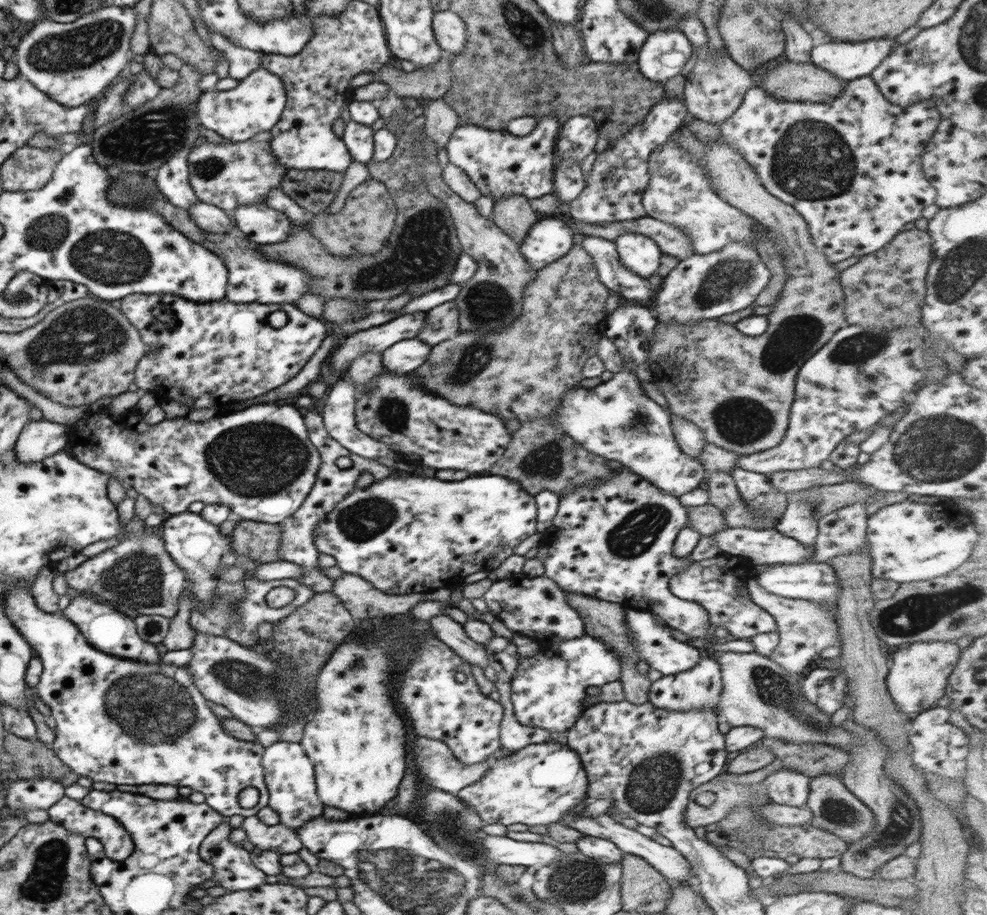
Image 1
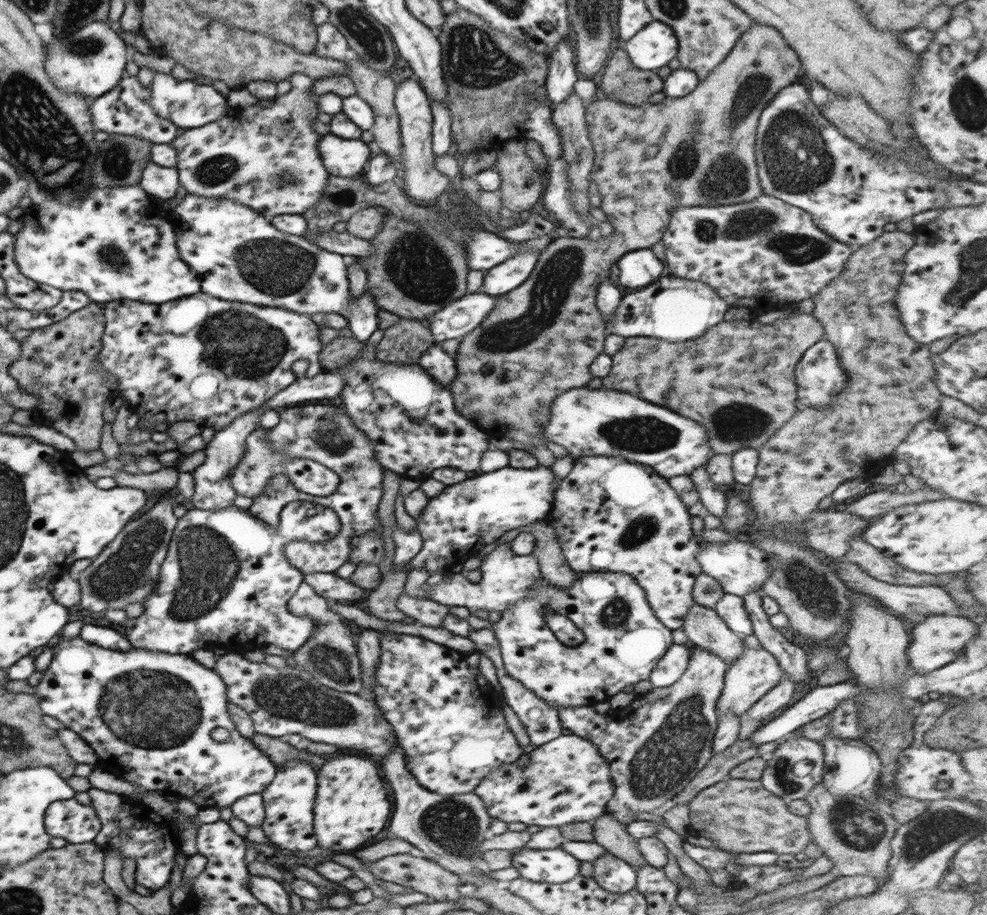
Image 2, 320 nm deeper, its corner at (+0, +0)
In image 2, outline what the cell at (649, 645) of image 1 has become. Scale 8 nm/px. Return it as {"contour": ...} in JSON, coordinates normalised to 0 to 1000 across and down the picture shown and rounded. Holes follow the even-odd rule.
{"contour":[[[586,624],[583,637],[574,644],[559,640],[547,631],[536,650],[514,664],[508,675],[497,682],[503,704],[507,707],[513,734],[539,753],[557,774],[601,773],[604,768],[618,766],[634,750],[658,743],[659,736],[676,708],[681,706],[681,689],[663,673],[653,645],[641,628],[631,625]],[[563,669],[574,673],[591,692],[593,701],[586,706],[573,706],[554,683],[552,671]]]}

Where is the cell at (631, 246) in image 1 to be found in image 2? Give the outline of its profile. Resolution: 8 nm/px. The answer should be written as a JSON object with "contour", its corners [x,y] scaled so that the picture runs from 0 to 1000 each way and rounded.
{"contour":[[[659,271],[632,277],[625,289],[628,294],[627,308],[634,315],[651,316],[677,299],[674,287]]]}

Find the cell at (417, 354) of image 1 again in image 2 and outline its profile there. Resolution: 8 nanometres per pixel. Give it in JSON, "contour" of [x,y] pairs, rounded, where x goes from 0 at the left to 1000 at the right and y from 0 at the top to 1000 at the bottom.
{"contour":[[[441,375],[422,396],[434,409],[452,424],[456,423],[457,417],[463,412],[463,402],[460,390],[450,385],[446,376]]]}

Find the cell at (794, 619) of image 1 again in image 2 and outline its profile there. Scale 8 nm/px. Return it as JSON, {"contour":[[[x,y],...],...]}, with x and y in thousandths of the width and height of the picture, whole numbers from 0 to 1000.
{"contour":[[[758,707],[737,729],[732,761],[727,763],[726,781],[729,784],[733,780],[743,780],[744,783],[756,780],[772,761],[778,758],[792,742],[801,743],[801,739],[790,730],[786,718],[782,717],[777,710]]]}

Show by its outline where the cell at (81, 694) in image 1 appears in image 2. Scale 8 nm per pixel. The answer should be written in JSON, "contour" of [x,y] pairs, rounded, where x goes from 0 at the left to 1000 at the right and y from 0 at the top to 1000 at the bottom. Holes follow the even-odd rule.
{"contour":[[[80,695],[77,697],[57,698],[57,705],[54,707],[55,717],[53,718],[51,728],[46,732],[44,742],[39,746],[35,762],[41,767],[41,774],[45,780],[58,785],[65,791],[66,796],[75,798],[81,807],[95,820],[99,825],[99,833],[95,839],[117,846],[134,857],[141,857],[144,861],[157,863],[170,863],[170,866],[178,866],[184,868],[184,871],[195,874],[201,881],[207,883],[220,883],[222,886],[229,881],[231,883],[238,874],[252,868],[264,867],[279,849],[282,843],[275,828],[254,810],[247,807],[238,795],[237,788],[234,786],[230,769],[229,749],[225,740],[215,730],[209,730],[205,725],[199,723],[190,715],[170,715],[169,713],[154,713],[147,708],[134,708],[128,713],[120,710],[109,710],[91,704],[83,699]],[[217,796],[229,796],[233,800],[233,805],[227,811],[221,811],[215,807],[213,800]]]}

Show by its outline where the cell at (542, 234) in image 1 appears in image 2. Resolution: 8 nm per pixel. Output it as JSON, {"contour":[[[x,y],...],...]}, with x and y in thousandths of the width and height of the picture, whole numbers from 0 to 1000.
{"contour":[[[528,275],[498,292],[489,304],[490,319],[504,326],[535,306],[548,275]]]}

